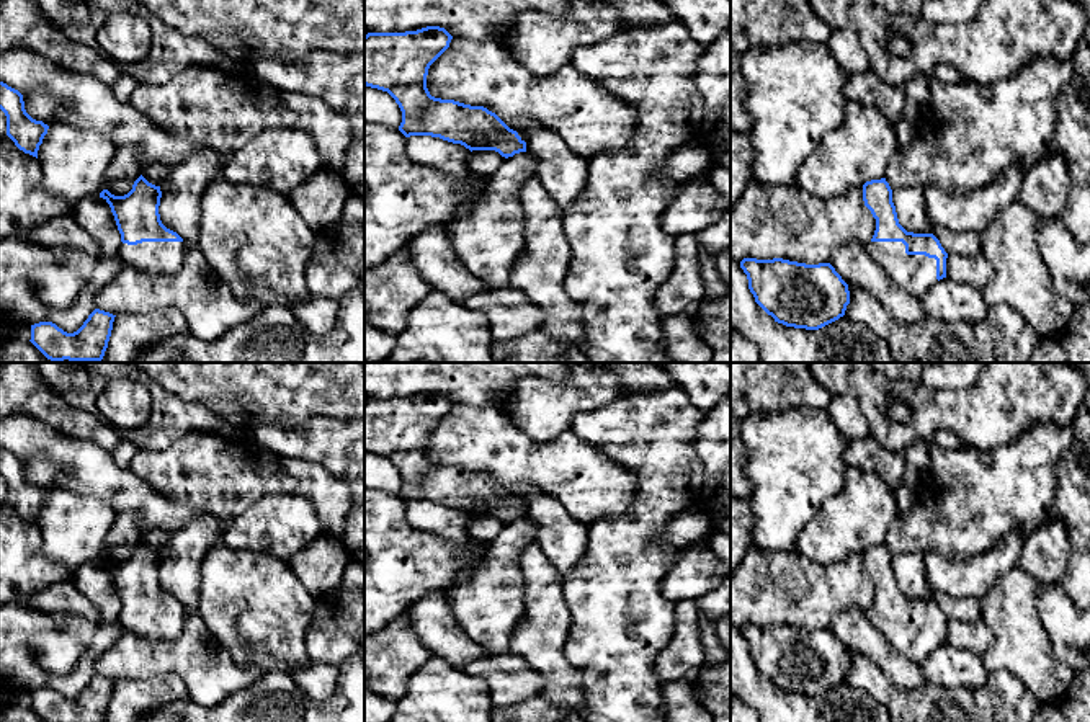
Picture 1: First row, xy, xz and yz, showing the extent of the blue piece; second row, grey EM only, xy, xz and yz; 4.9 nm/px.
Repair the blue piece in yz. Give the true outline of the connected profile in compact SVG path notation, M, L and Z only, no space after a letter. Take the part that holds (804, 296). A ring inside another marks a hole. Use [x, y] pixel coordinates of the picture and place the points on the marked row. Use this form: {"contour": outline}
{"contour": "M744 258L755 302L786 327L819 330L845 315L848 284L830 263Z"}

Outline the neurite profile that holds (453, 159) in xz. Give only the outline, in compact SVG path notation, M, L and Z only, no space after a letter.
M431 136L405 137L405 149L410 160L431 170L443 172L462 183L474 183L479 175L469 168L471 150Z

